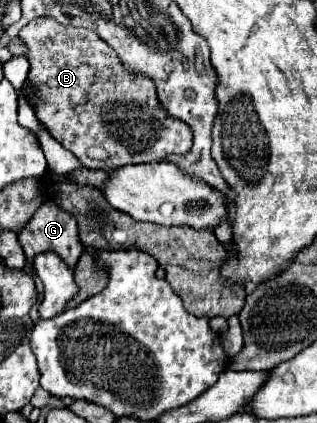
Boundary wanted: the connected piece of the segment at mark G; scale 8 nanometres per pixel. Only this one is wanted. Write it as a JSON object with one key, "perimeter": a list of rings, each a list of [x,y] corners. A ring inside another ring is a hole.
{"perimeter":[[[47,201],[43,203],[35,213],[33,219],[29,219],[29,223],[19,231],[19,243],[25,251],[27,261],[33,261],[35,255],[45,253],[45,251],[53,251],[57,253],[71,269],[77,265],[81,253],[83,253],[83,243],[79,239],[79,231],[77,231],[77,221],[73,219],[73,215],[69,215],[69,211],[57,207],[55,203]]]}

